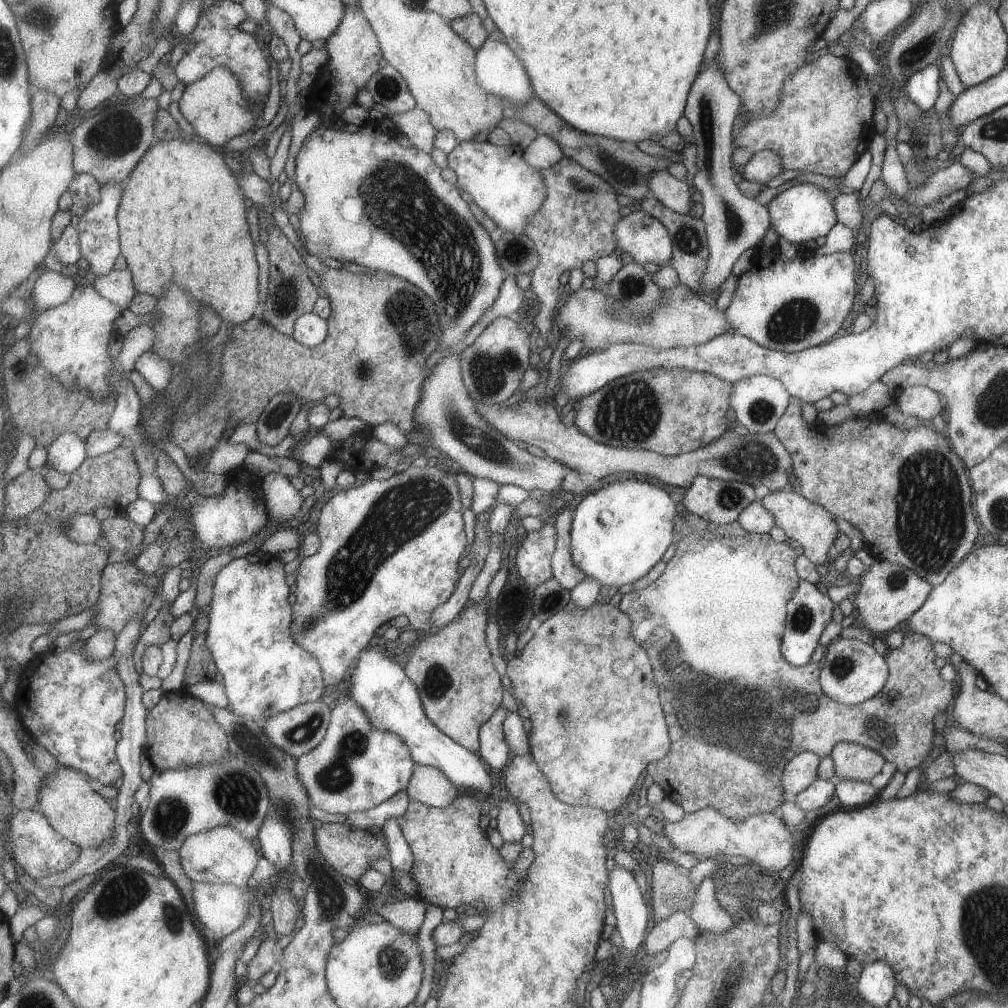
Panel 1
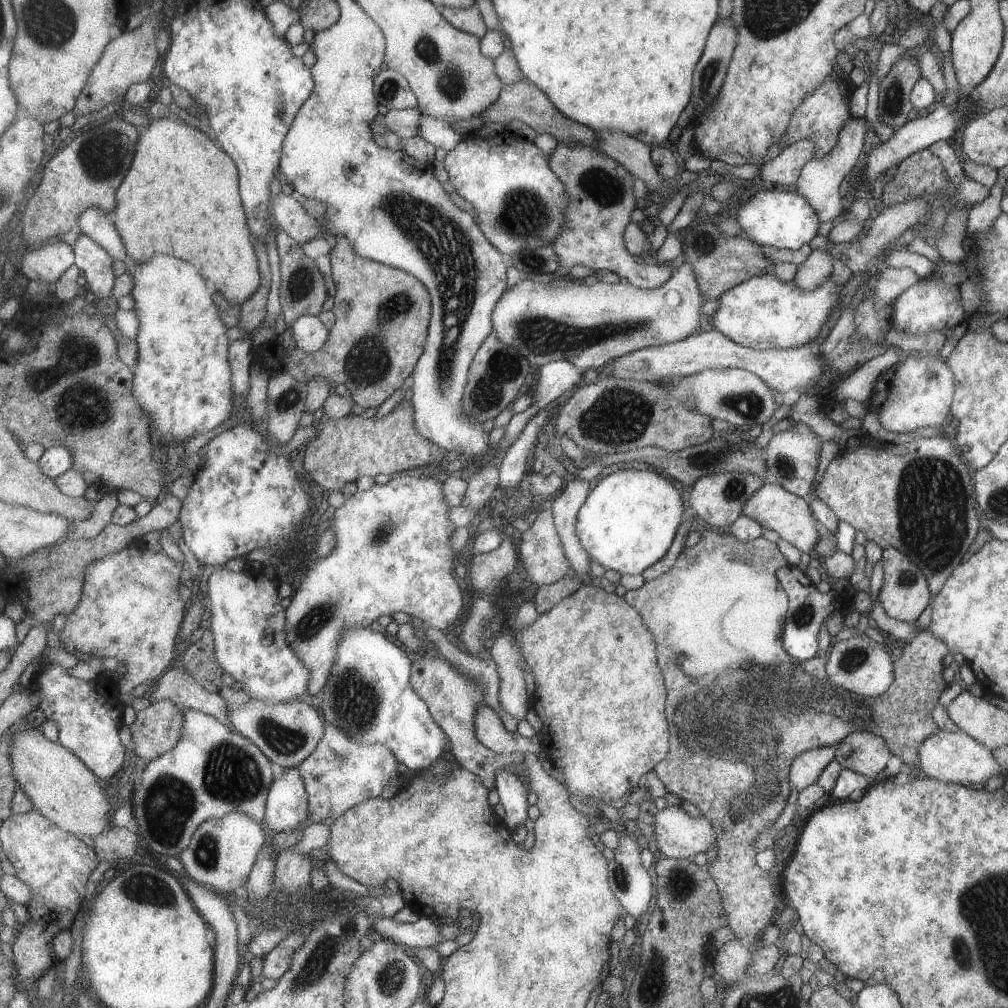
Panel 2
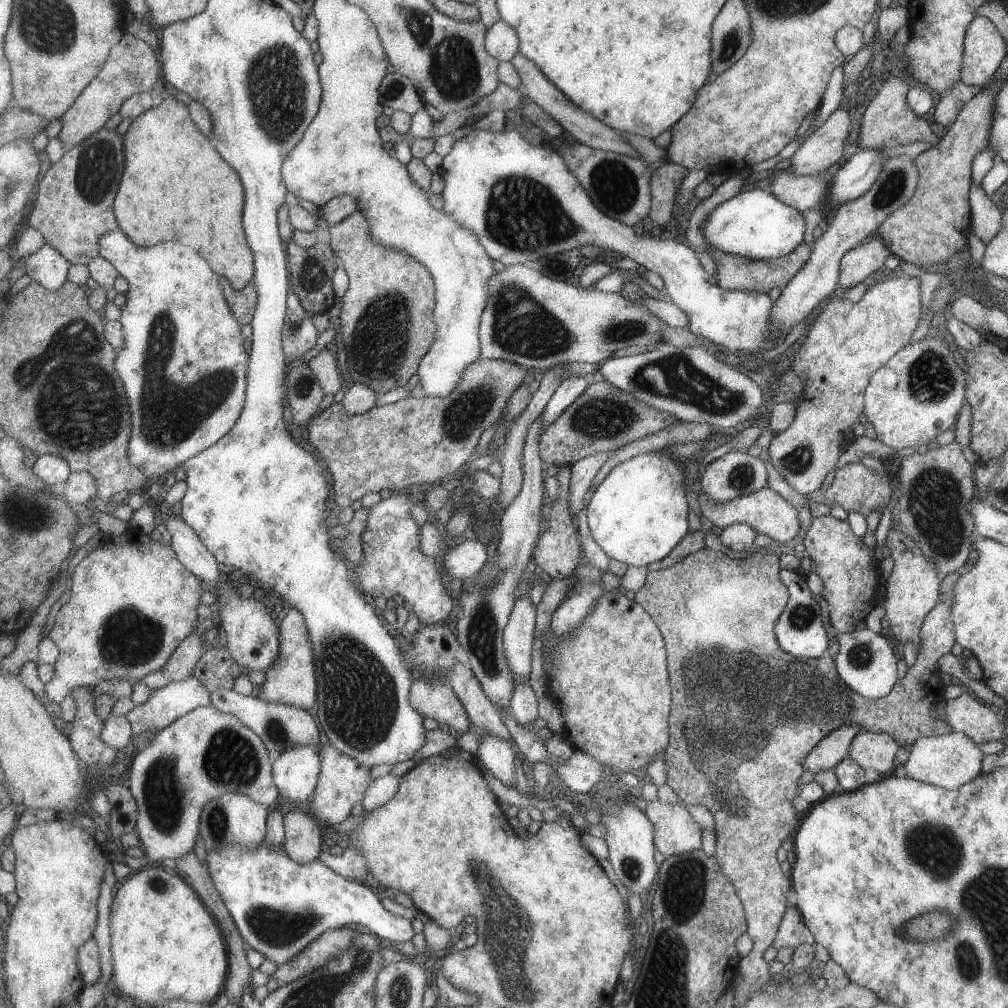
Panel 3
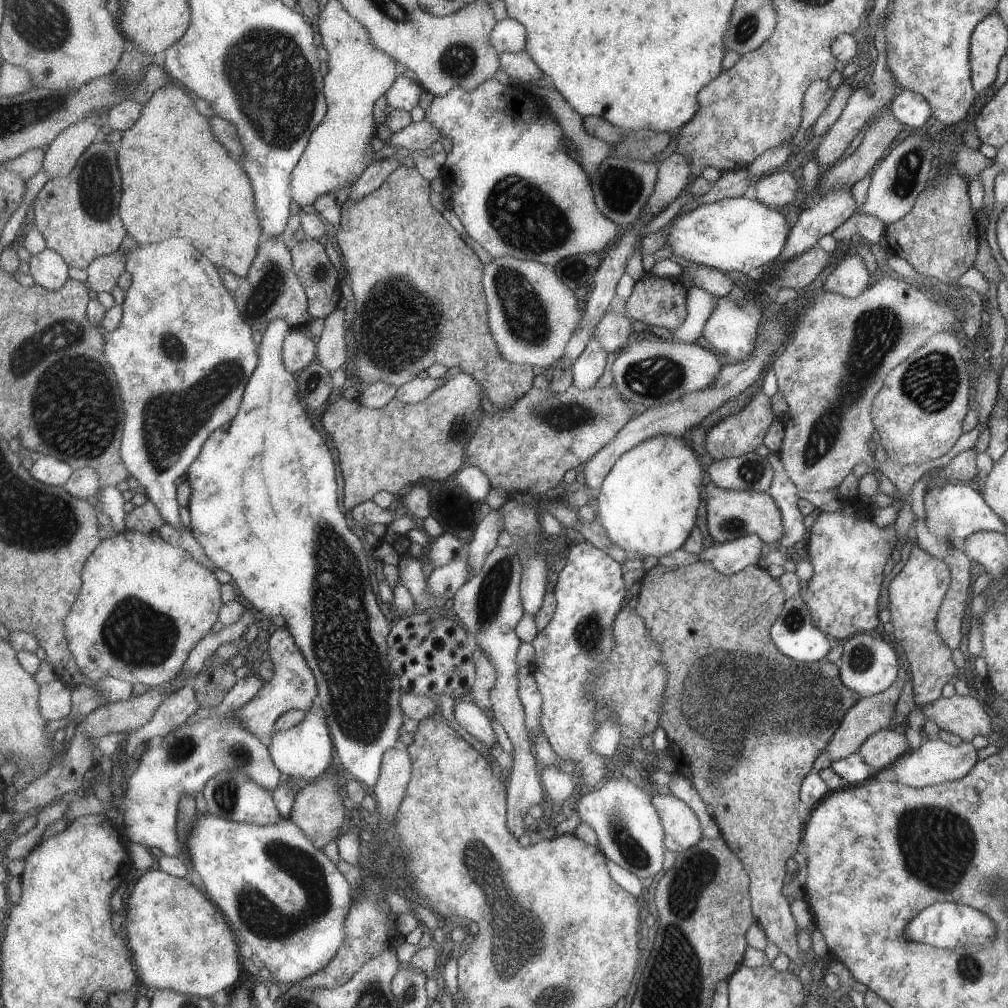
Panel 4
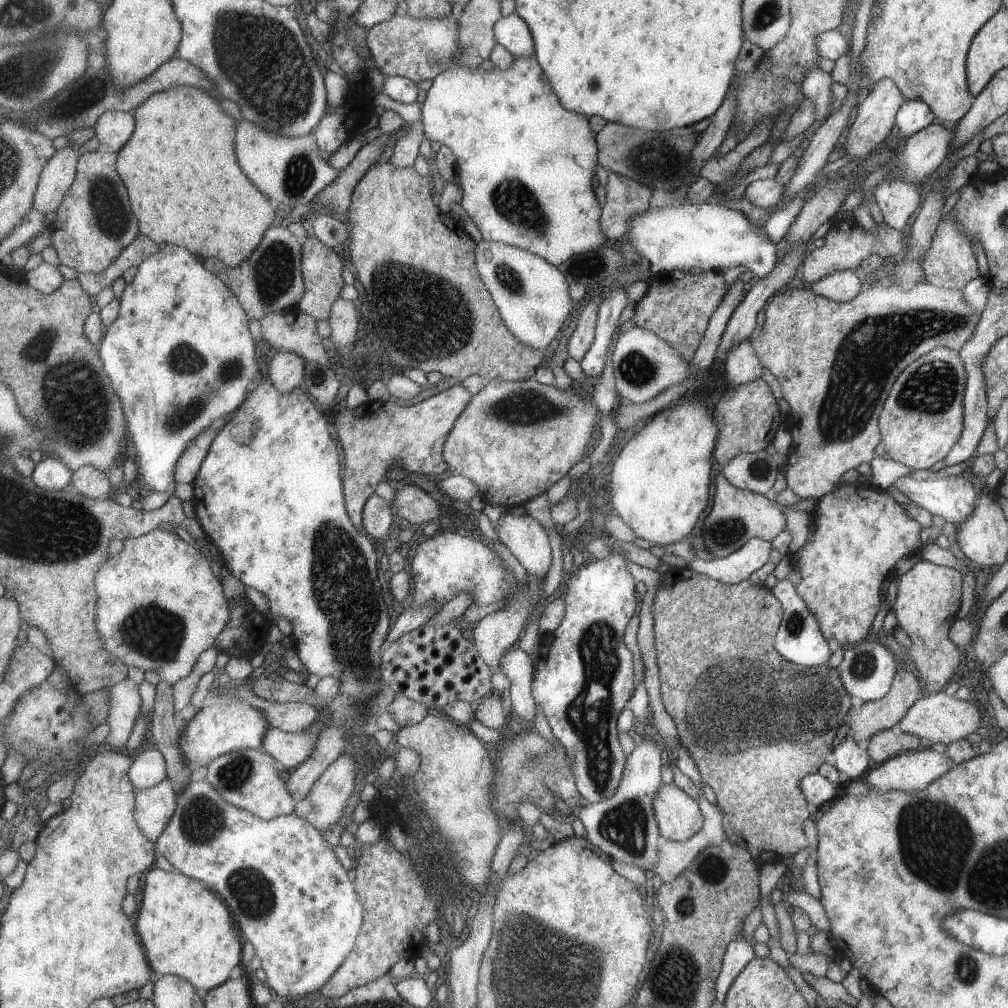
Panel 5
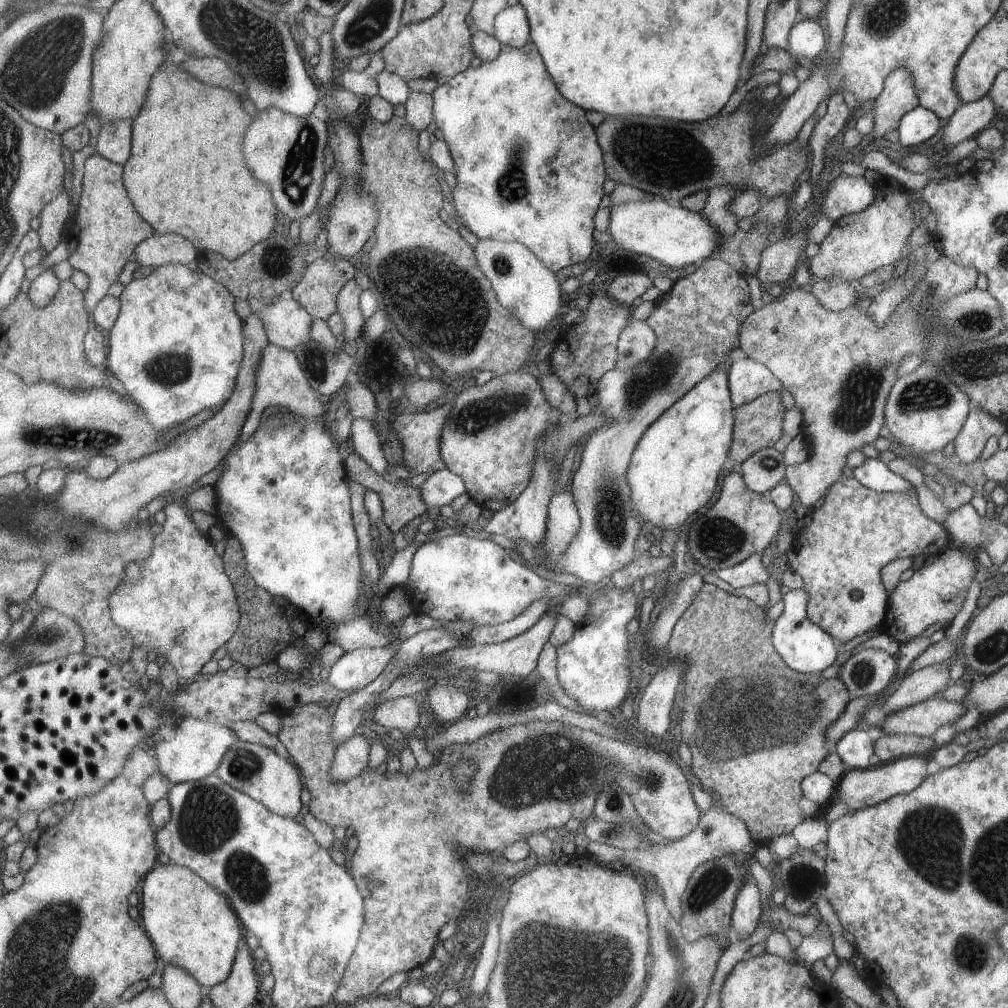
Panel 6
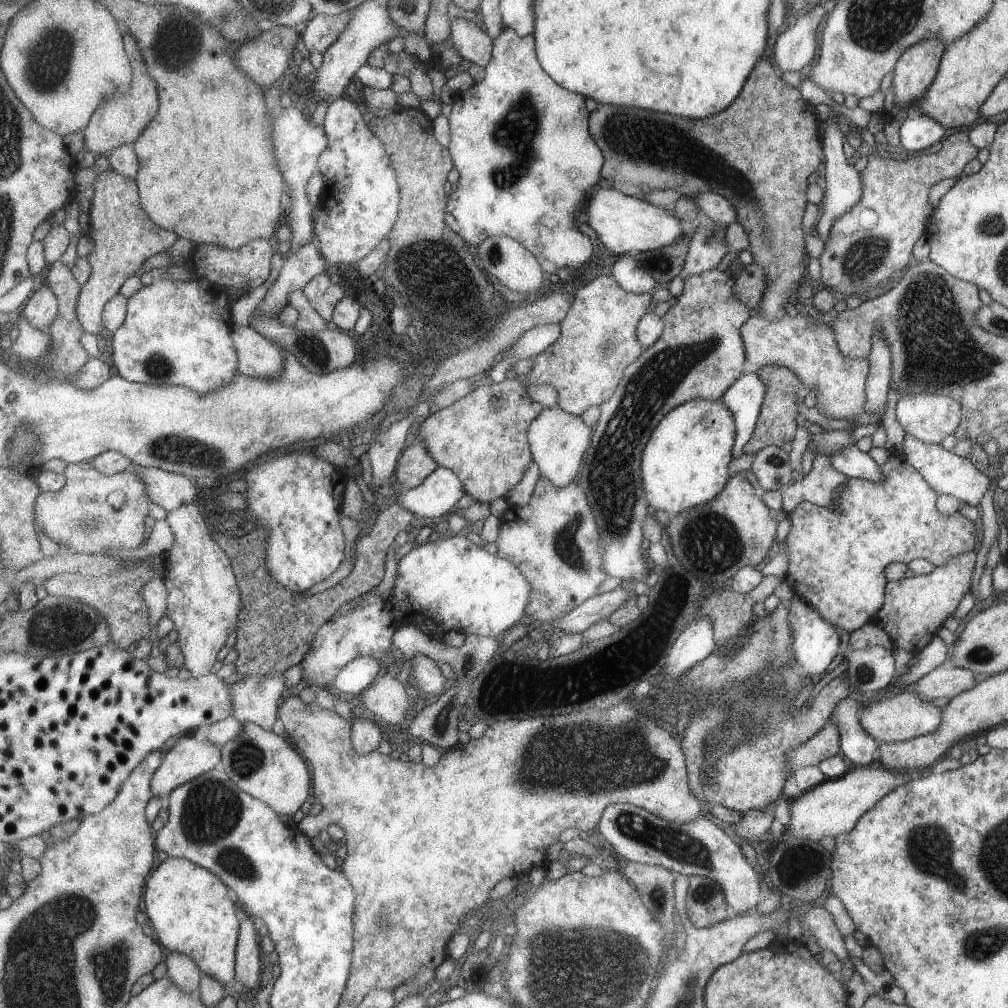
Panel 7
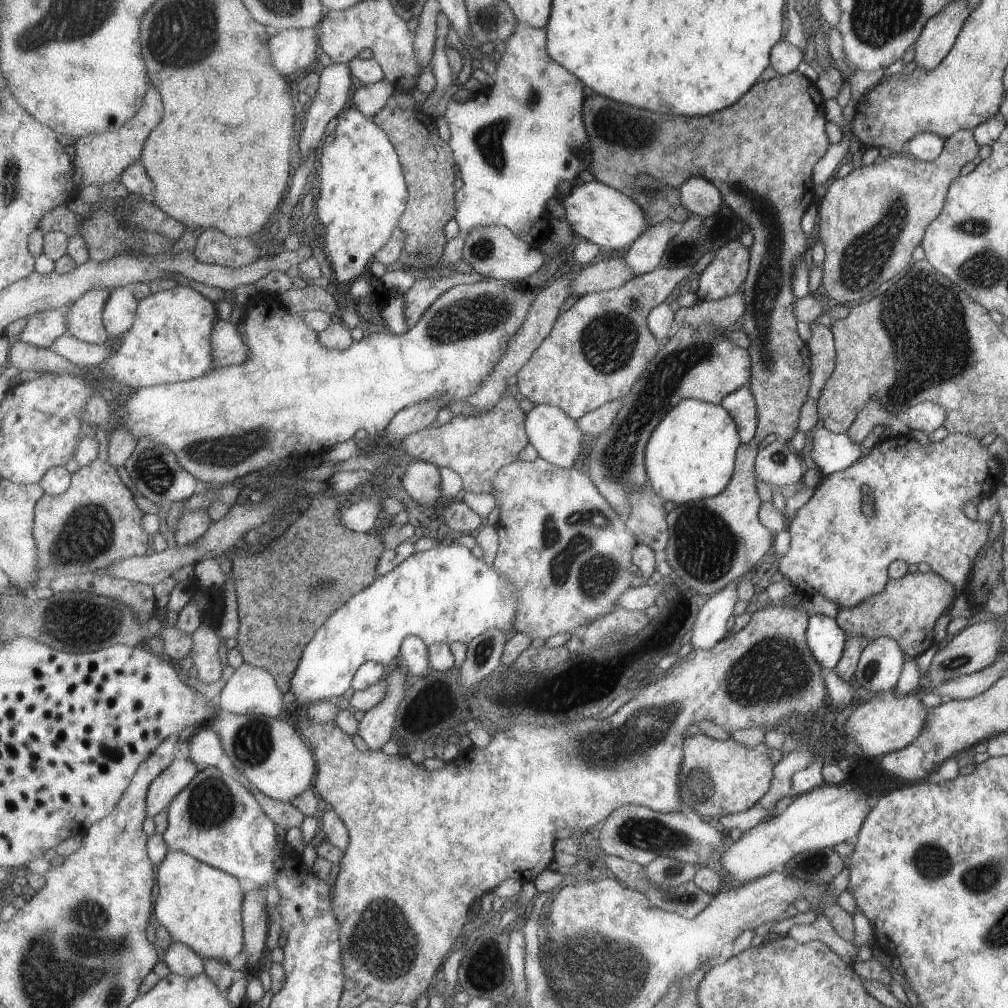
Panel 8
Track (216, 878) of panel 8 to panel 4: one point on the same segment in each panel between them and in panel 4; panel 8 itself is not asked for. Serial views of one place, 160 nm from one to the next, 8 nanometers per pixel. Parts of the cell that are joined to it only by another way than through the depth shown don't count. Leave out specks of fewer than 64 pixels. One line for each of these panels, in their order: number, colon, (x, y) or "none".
4: (180, 940)
5: (186, 930)
6: (193, 925)
7: (193, 912)

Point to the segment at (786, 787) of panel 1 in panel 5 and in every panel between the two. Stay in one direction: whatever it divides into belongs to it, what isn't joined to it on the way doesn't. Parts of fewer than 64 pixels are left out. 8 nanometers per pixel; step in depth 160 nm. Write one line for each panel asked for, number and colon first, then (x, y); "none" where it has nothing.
2: (806, 767)
3: (834, 746)
4: (869, 714)
5: (872, 717)

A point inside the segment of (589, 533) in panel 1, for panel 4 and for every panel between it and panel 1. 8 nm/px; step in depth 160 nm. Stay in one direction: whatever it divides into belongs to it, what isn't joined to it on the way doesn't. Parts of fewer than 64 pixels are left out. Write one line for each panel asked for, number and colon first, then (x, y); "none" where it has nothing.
2: (626, 523)
3: (637, 513)
4: (646, 504)

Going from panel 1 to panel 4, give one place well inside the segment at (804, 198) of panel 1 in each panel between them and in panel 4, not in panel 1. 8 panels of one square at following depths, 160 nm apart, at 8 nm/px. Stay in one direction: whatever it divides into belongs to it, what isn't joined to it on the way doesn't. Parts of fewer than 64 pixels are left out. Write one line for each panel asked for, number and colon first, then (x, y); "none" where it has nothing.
2: (780, 218)
3: (753, 224)
4: (740, 234)

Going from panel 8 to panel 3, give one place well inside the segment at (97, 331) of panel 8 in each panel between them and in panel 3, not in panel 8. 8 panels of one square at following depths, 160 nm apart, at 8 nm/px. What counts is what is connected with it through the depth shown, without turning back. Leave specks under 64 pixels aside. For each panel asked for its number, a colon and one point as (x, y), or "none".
3: (74, 208)
4: (80, 217)
5: (95, 221)
6: (108, 229)
7: (124, 236)

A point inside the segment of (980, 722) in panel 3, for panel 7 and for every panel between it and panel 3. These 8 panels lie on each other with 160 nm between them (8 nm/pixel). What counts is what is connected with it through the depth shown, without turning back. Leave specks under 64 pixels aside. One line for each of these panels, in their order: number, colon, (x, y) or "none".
4: (961, 715)
5: (940, 718)
6: (922, 719)
7: (894, 717)

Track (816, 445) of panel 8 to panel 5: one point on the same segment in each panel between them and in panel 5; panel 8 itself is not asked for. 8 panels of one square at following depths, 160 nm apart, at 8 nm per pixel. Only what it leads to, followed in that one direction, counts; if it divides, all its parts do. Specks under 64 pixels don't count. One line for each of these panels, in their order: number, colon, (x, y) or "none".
5: (953, 500)
6: (872, 473)
7: (851, 462)

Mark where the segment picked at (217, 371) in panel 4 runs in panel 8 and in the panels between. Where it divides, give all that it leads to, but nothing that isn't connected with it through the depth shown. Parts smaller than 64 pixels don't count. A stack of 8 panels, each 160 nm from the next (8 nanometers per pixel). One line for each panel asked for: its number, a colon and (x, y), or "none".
5: (181, 356)
6: (178, 347)
7: (177, 332)
8: (170, 342)

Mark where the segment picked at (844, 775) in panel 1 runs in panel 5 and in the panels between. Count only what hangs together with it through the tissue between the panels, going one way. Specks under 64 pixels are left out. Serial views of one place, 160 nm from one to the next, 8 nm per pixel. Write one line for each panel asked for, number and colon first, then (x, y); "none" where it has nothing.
2: (865, 753)
3: (872, 750)
4: (882, 748)
5: (883, 745)

